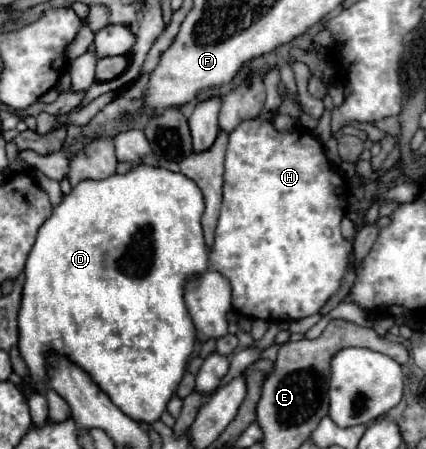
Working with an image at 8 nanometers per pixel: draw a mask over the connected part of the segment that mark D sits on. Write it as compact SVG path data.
M139 164L139 166L131 168L127 174L113 174L111 178L103 178L103 180L83 180L77 186L73 186L73 190L69 194L63 194L61 204L51 210L51 216L39 228L35 244L33 244L33 248L27 256L27 264L25 264L23 302L19 308L19 352L29 366L29 372L33 378L33 382L31 382L33 390L39 390L45 384L45 378L47 378L45 354L47 354L47 350L55 350L59 354L65 354L71 362L75 362L83 370L89 370L91 378L97 384L101 384L101 388L107 392L107 396L127 416L131 416L133 420L149 422L149 424L159 420L159 416L167 408L169 398L173 396L173 392L177 390L177 386L185 374L187 360L189 360L189 356L193 352L193 344L195 344L195 326L185 308L183 292L185 292L187 278L207 270L207 262L209 262L207 246L205 246L203 230L201 230L201 214L203 214L203 194L199 190L199 186L195 186L195 182L191 182L191 178L187 178L179 172L161 168L161 166L157 168L157 166Z

